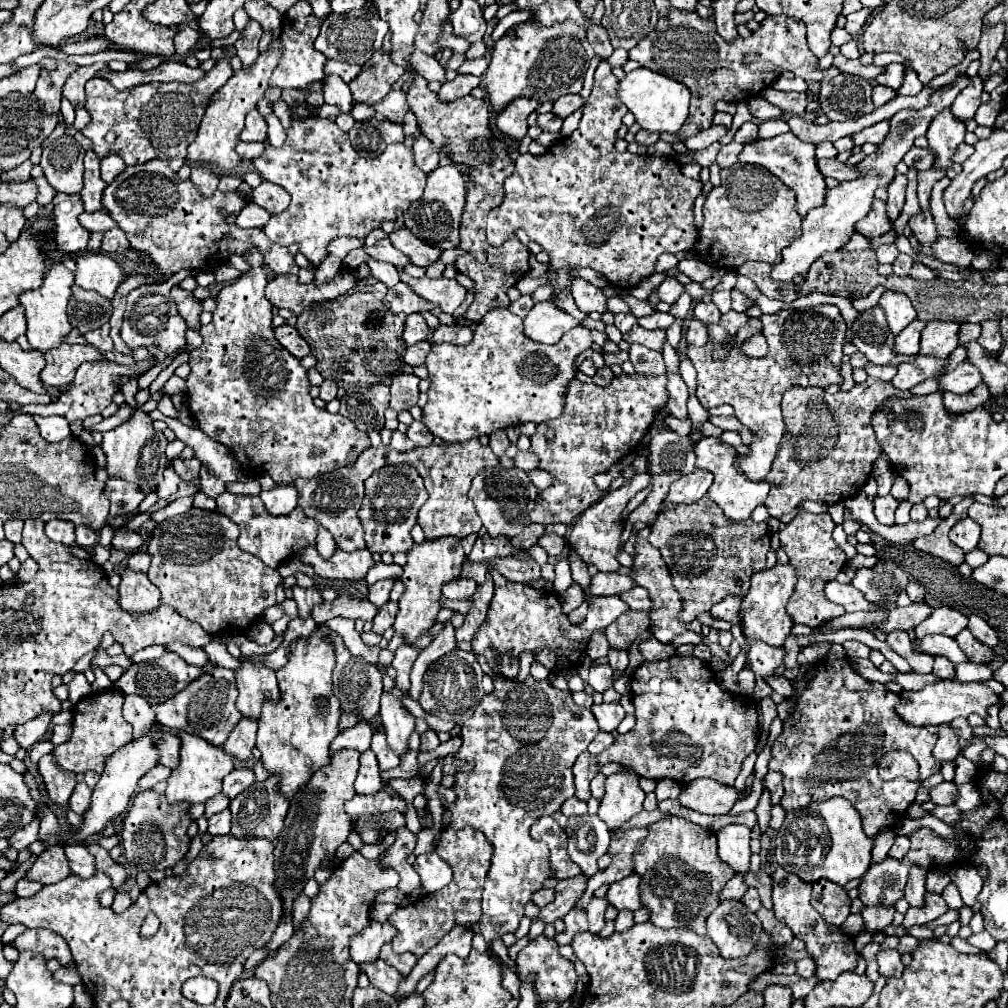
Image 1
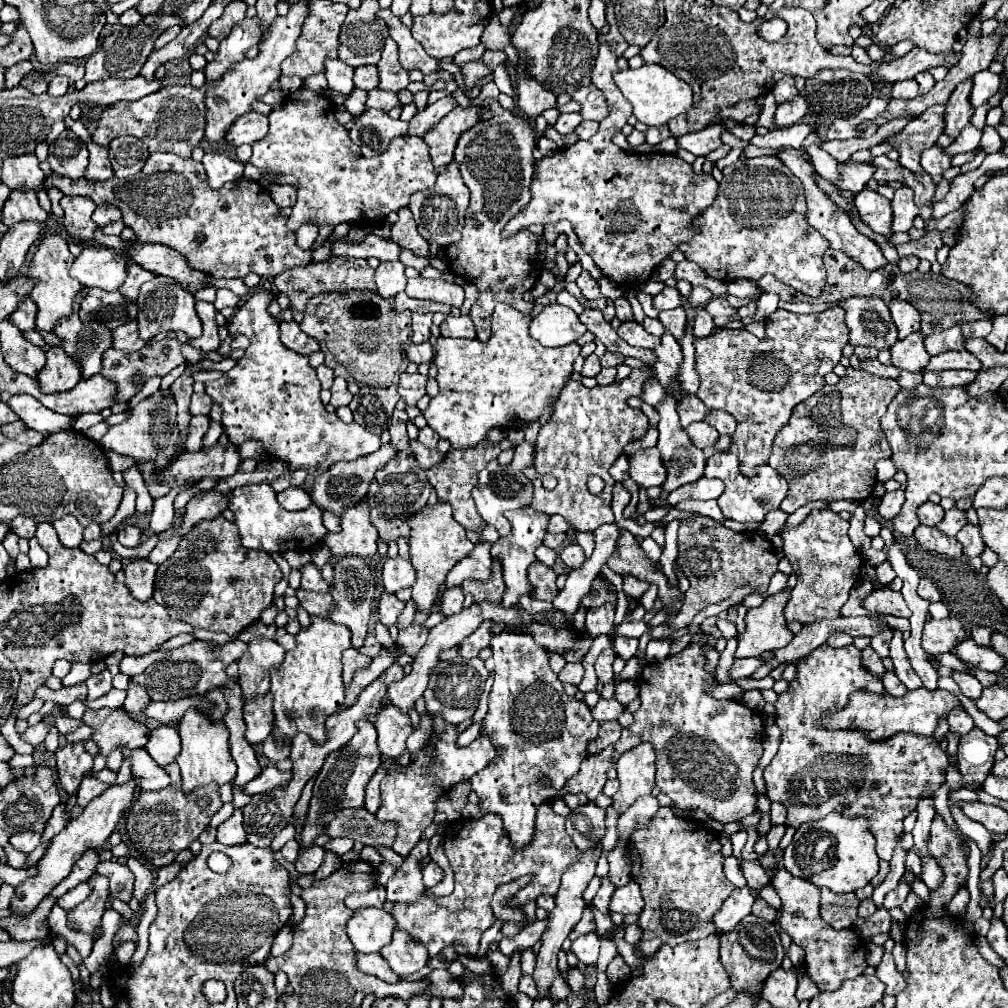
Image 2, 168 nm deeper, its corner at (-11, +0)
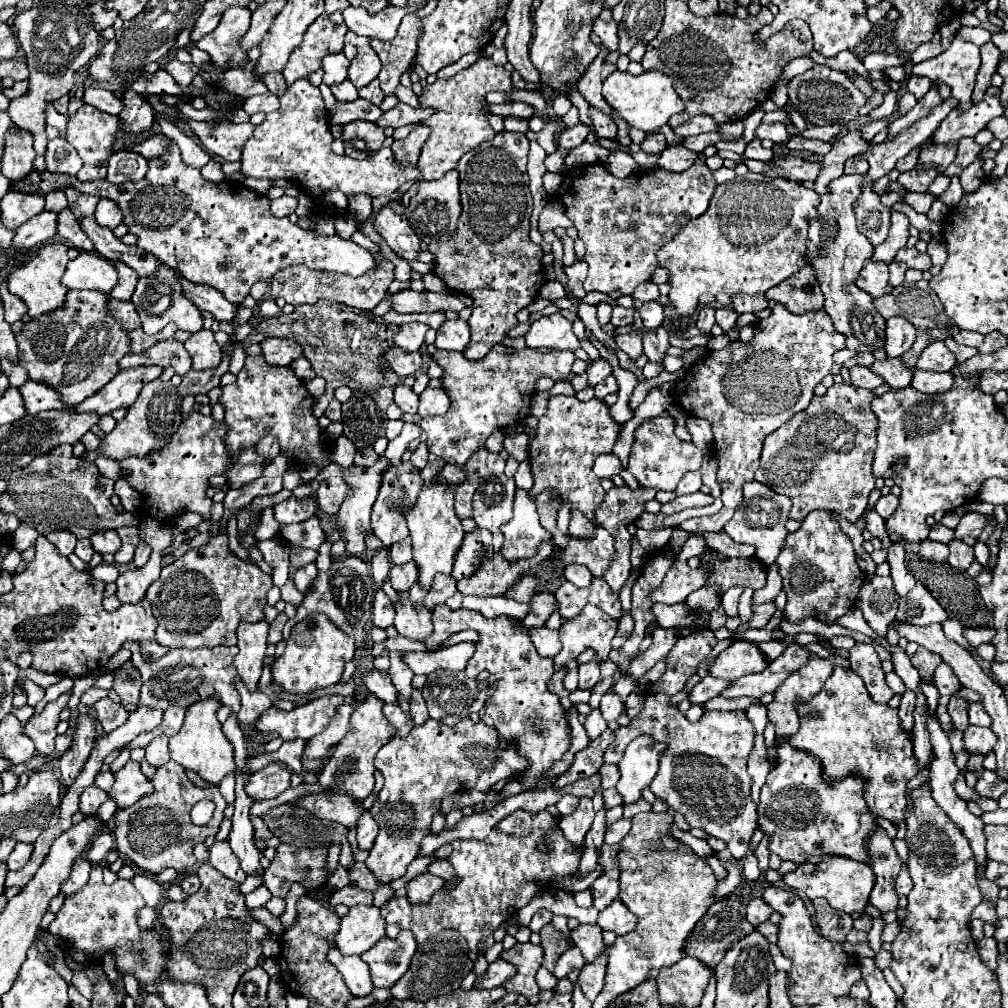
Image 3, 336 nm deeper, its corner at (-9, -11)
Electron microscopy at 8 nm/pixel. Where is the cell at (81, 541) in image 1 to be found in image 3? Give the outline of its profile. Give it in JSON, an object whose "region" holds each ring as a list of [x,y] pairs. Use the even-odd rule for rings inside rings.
{"region":[[[84,538],[84,540],[78,540],[78,544],[76,544],[76,550],[74,550],[74,554],[76,554],[78,558],[82,558],[84,562],[90,562],[90,558],[92,558],[92,554],[94,554],[92,542],[90,542],[88,538]]]}

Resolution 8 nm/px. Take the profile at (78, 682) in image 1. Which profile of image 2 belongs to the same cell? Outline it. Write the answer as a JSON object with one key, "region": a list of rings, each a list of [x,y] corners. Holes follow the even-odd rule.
{"region":[[[74,701],[72,705],[68,705],[68,707],[64,707],[62,709],[62,713],[66,715],[66,717],[74,717],[74,719],[80,719],[82,715],[84,715],[84,711],[86,711],[88,707],[84,705],[84,701]]]}

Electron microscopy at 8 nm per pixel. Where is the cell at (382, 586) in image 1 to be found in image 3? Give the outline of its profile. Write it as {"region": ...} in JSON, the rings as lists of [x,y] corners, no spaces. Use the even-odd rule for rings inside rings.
{"region":[[[408,562],[408,564],[402,564],[402,566],[392,566],[388,578],[390,578],[392,588],[396,592],[406,592],[418,580],[418,570],[414,568],[414,562]]]}

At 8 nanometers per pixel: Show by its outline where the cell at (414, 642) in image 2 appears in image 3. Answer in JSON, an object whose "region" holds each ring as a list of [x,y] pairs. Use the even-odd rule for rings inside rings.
{"region":[[[402,592],[400,598],[402,600],[394,604],[396,606],[394,628],[404,638],[424,642],[432,634],[432,614],[426,610],[424,604],[408,600],[408,592]]]}

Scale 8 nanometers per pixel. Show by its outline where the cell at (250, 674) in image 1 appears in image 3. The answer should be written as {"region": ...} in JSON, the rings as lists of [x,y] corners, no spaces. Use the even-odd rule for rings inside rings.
{"region":[[[260,620],[256,624],[240,624],[238,628],[238,656],[234,658],[234,666],[238,670],[240,680],[246,684],[250,692],[256,690],[262,662],[266,658],[266,638],[268,638],[268,622]]]}

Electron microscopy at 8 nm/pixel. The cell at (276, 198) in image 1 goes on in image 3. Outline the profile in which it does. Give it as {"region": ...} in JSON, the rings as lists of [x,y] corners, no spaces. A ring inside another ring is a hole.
{"region":[[[280,196],[276,200],[270,202],[270,210],[274,212],[274,216],[290,216],[294,210],[296,210],[296,204],[298,204],[298,198],[292,198],[292,196]]]}

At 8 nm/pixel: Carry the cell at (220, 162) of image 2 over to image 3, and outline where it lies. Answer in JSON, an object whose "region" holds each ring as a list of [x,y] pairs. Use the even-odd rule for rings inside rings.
{"region":[[[210,160],[210,162],[202,168],[202,176],[204,176],[208,182],[214,182],[214,184],[220,184],[220,182],[226,182],[226,180],[228,180],[228,176],[222,172],[220,162],[216,162],[216,160]]]}

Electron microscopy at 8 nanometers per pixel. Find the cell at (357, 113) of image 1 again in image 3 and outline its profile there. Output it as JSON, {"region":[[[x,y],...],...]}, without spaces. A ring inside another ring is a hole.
{"region":[[[344,80],[342,84],[334,84],[330,90],[338,102],[352,102],[358,98],[358,90],[350,80]]]}

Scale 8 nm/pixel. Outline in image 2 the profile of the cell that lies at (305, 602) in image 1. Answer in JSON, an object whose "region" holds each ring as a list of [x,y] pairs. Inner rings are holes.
{"region":[[[308,563],[302,567],[302,589],[306,591],[318,591],[318,593],[328,593],[328,583],[324,581],[320,569],[314,563]]]}

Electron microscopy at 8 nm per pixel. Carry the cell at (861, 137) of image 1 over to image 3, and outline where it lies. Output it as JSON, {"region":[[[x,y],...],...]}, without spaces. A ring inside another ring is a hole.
{"region":[[[992,86],[986,90],[984,100],[978,104],[972,104],[972,108],[966,110],[964,114],[958,114],[958,110],[954,108],[942,120],[942,124],[934,130],[930,140],[932,140],[932,144],[948,144],[952,140],[962,140],[962,138],[974,136],[992,118],[1002,116],[1002,114],[1004,114],[1004,108],[1000,104],[1000,88]]]}

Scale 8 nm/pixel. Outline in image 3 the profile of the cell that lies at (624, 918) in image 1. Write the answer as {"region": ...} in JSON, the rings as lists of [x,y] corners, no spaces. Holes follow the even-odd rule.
{"region":[[[604,950],[594,962],[586,964],[586,968],[582,968],[580,976],[578,976],[578,986],[582,988],[584,996],[592,1002],[602,986],[604,986],[604,978],[606,978],[606,969],[608,964],[608,950]]]}

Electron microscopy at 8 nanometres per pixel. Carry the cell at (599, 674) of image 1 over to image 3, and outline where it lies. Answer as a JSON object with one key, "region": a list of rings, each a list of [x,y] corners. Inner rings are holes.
{"region":[[[586,606],[580,616],[565,621],[560,627],[562,650],[558,652],[560,660],[554,658],[554,664],[564,668],[570,660],[574,660],[584,648],[592,648],[600,662],[608,660],[610,640],[616,634],[618,622],[606,616],[598,606]]]}

